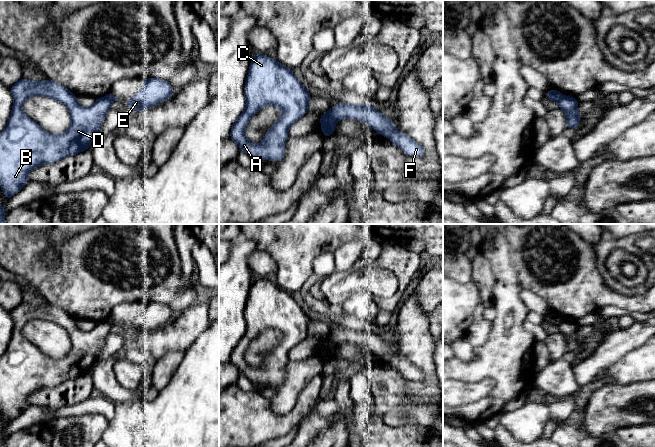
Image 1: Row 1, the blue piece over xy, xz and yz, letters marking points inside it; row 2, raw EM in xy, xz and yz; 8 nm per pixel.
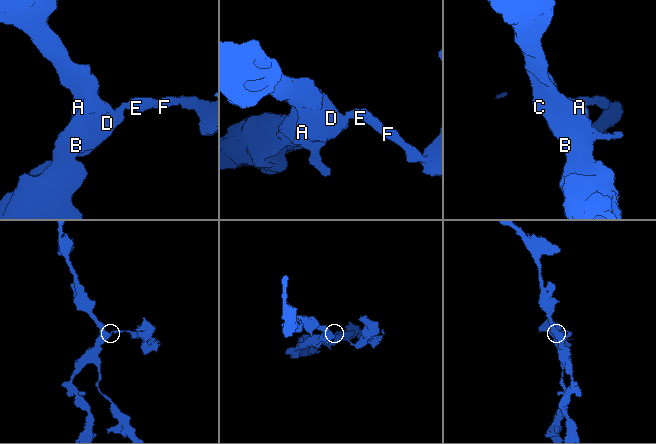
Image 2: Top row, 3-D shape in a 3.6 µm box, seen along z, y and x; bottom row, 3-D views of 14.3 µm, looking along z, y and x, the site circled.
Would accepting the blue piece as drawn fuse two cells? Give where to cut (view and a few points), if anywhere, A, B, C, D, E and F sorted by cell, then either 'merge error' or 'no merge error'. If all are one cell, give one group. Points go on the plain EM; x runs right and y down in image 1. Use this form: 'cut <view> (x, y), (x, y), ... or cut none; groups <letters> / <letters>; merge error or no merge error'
cut xz (328, 336), (336, 344); groups A B C D / E F; merge error

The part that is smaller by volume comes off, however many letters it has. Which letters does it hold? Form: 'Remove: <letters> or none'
Remove: E, F

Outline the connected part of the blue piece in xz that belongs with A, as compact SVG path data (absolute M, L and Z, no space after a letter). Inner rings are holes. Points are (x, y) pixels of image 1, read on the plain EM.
M255 278L249 291L244 313L246 330L239 342L233 348L230 362L253 383L281 385L285 379L285 365L289 361L289 351L301 343L307 336L310 326L310 316L295 301L292 295L282 290L278 285L265 278ZM275 329L281 334L280 343L268 353L263 366L256 369L245 360L245 352L249 344L264 330Z

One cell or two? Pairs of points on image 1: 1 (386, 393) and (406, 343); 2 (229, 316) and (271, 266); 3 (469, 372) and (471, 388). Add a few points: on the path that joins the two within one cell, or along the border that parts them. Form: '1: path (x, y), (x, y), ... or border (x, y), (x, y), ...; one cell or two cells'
1: path (405, 389), (418, 389), (427, 380), (425, 362); one cell
2: border (251, 254), (248, 259), (248, 267), (254, 278); two cells
3: border (453, 378), (459, 381), (491, 378), (494, 381); two cells

